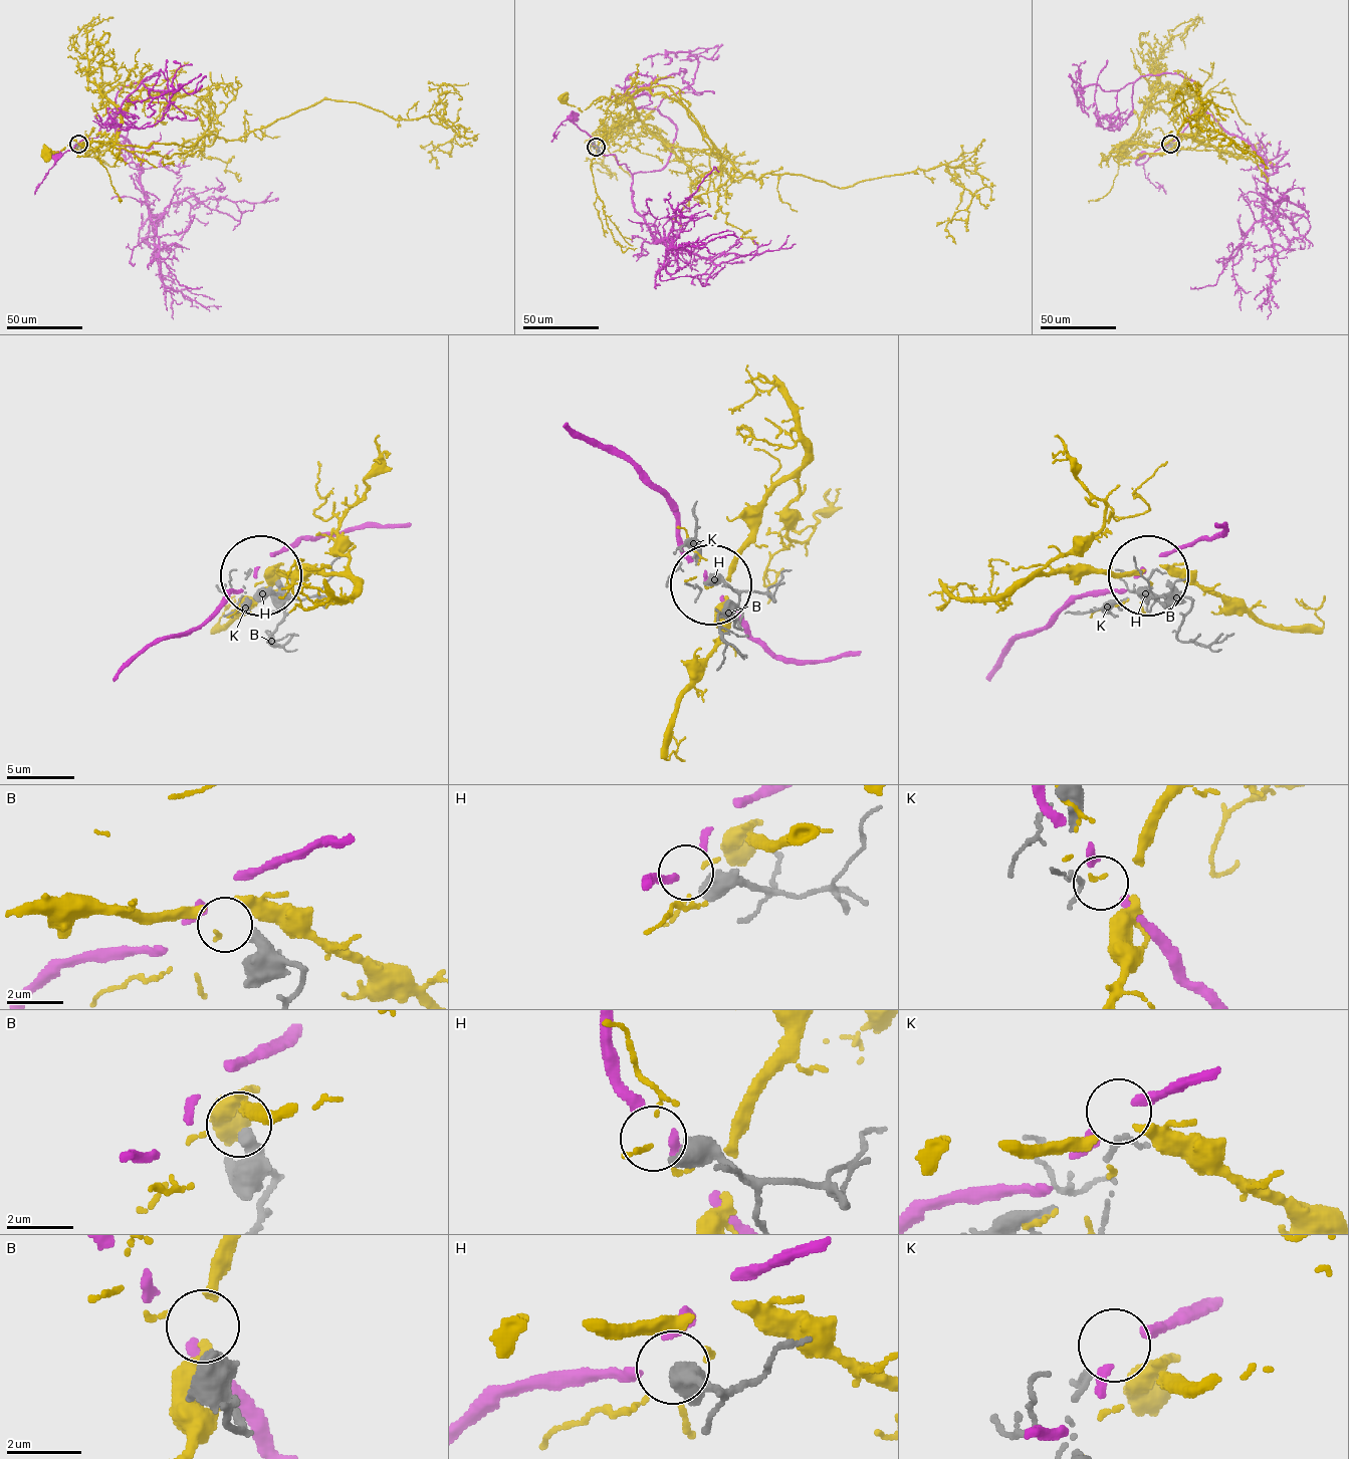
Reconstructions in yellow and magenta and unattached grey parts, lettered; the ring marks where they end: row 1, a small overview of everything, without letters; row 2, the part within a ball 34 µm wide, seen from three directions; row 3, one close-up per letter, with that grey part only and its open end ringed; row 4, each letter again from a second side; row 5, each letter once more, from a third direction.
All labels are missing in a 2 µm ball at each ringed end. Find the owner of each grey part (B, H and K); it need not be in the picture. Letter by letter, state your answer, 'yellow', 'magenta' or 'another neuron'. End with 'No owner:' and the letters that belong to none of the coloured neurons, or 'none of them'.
B: yellow
H: another neuron
K: another neuron
No owner: H, K

